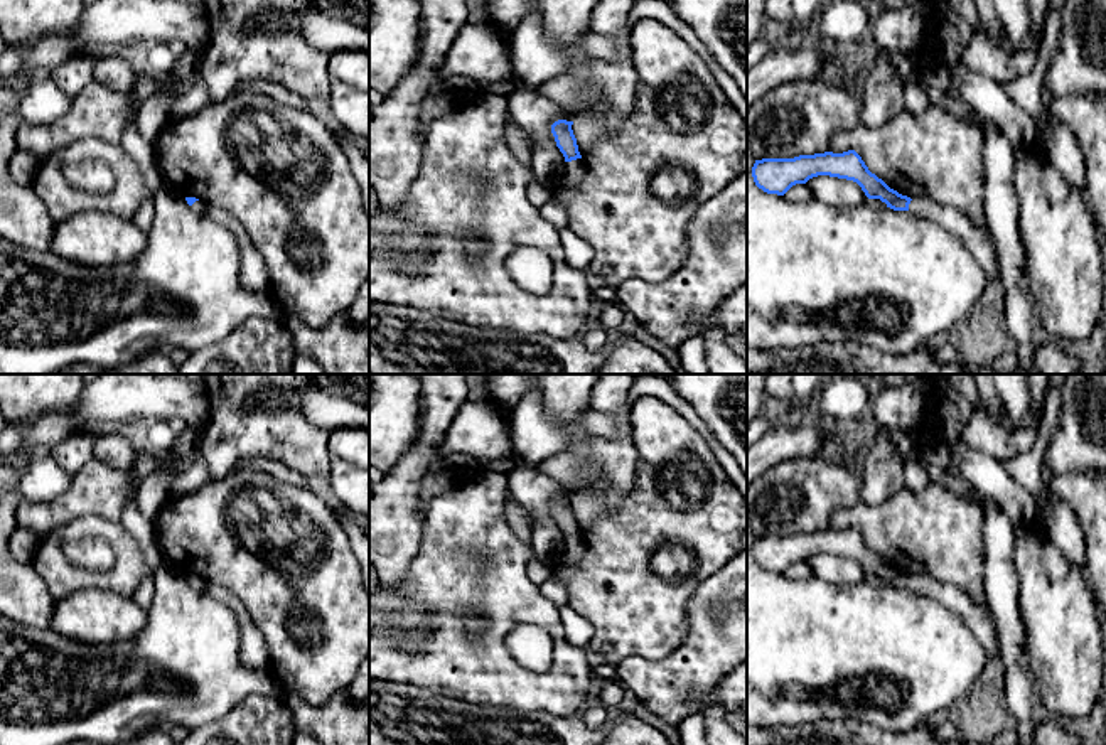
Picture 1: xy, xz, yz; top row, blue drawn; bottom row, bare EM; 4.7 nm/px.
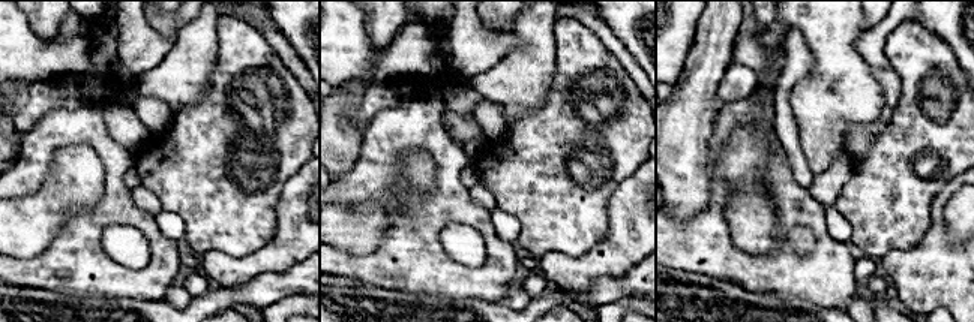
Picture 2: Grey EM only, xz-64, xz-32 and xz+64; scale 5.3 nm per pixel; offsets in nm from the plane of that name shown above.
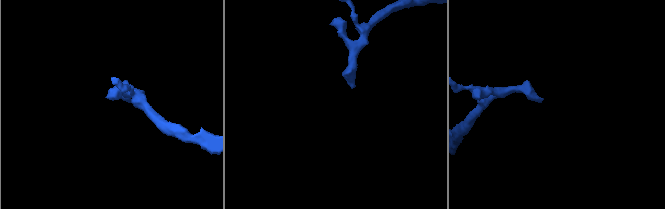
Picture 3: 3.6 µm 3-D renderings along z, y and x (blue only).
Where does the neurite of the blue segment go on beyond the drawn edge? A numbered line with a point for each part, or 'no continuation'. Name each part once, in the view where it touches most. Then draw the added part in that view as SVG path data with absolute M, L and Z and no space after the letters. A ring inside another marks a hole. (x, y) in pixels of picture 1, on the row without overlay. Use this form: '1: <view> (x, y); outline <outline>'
1: xz (574, 550); outline M582 536L572 538L565 541L565 563L568 566L573 566L577 561L583 558L583 544L582 544Z

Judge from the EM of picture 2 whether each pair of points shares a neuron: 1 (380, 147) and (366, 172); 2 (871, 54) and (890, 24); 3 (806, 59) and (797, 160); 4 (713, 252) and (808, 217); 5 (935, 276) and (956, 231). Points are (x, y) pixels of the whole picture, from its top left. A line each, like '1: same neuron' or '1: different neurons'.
1: same neuron
2: same neuron
3: same neuron
4: same neuron
5: different neurons

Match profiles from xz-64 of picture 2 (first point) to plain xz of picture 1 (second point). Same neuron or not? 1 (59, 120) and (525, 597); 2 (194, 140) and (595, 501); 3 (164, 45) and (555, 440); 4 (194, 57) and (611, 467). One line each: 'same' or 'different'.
1: same
2: different
3: same
4: same

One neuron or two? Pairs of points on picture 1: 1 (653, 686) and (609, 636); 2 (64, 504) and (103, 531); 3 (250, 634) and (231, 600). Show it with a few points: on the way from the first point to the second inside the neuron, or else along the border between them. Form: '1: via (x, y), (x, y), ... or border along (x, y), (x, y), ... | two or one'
1: border along (666, 656), (658, 659), (624, 658), (616, 666) | two
2: border along (100, 516), (118, 521) | two
3: via (246, 626), (238, 609) | one

